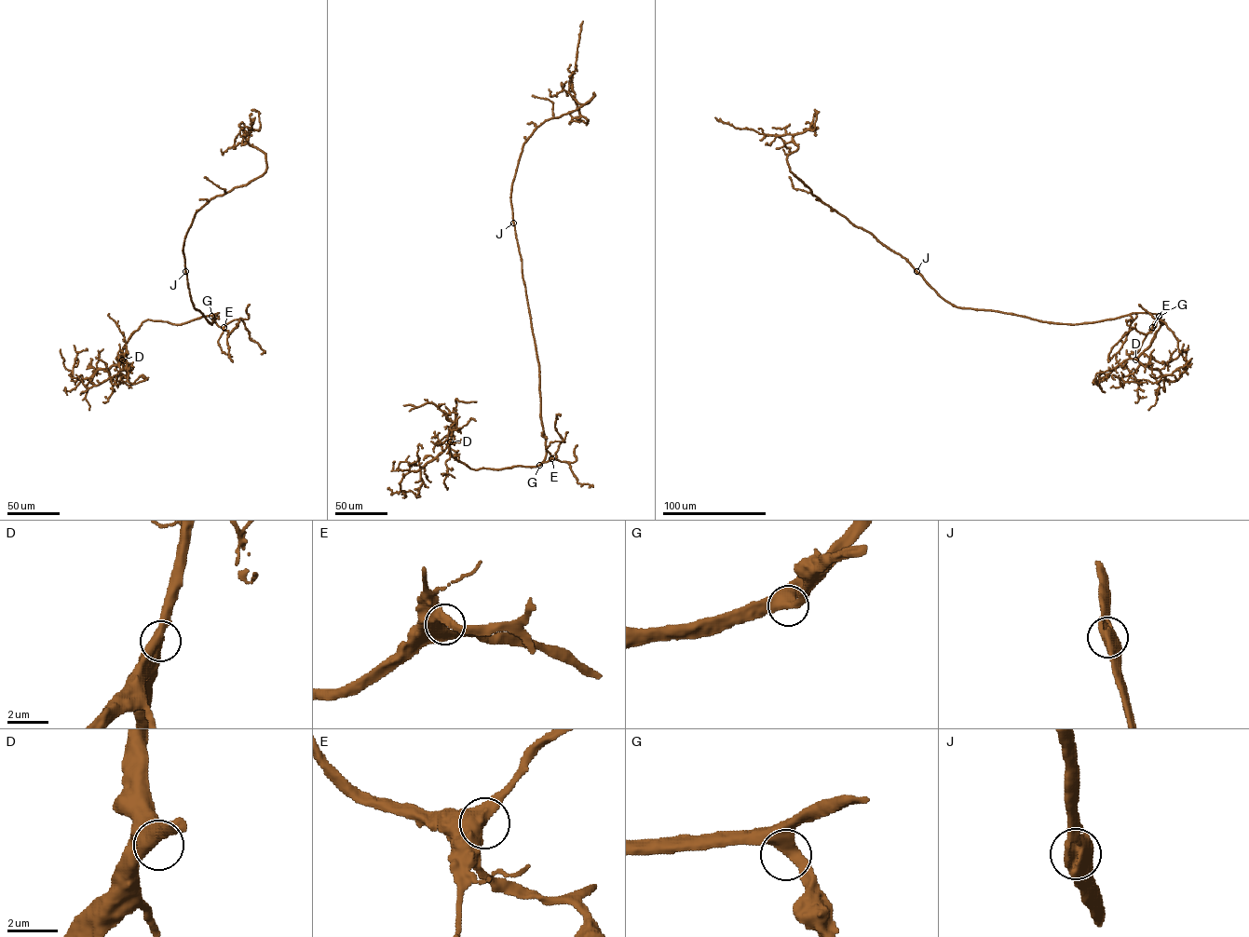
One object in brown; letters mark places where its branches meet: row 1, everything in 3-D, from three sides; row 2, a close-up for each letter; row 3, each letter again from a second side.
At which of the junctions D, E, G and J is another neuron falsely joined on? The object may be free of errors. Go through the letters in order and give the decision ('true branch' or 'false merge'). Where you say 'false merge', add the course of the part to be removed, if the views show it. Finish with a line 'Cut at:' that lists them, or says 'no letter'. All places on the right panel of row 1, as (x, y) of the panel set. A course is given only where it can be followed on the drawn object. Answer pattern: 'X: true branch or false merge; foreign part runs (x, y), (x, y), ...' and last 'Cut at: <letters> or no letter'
D: true branch
E: true branch
G: true branch
J: true branch
Cut at: no letter

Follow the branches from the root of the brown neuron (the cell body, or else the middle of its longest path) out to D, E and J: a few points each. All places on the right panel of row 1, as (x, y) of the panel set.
D: (984, 310), (1069, 324), (1114, 319), (1134, 313), (1157, 314), (1163, 323), (1163, 319), (1150, 345), (1135, 359)
E: (984, 310), (1069, 324), (1114, 319), (1134, 313), (1157, 314), (1159, 317), (1156, 326), (1152, 327)
J: (984, 310), (952, 305), (916, 271)

